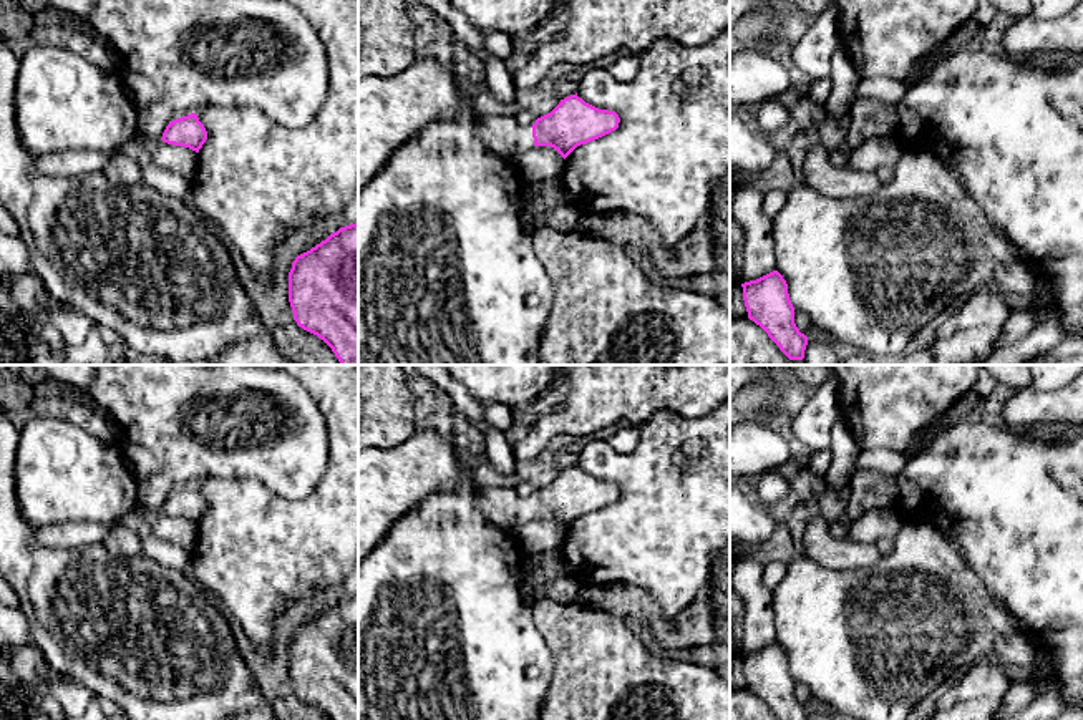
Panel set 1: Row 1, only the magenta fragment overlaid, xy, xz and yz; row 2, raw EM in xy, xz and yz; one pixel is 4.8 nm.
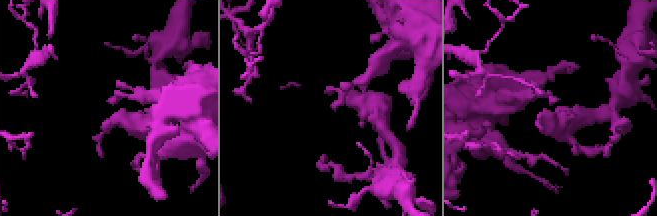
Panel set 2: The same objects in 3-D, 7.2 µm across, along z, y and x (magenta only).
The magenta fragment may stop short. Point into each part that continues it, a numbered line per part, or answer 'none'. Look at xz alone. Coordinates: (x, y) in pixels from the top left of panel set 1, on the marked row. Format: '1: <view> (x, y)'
1: xz (501, 133)

